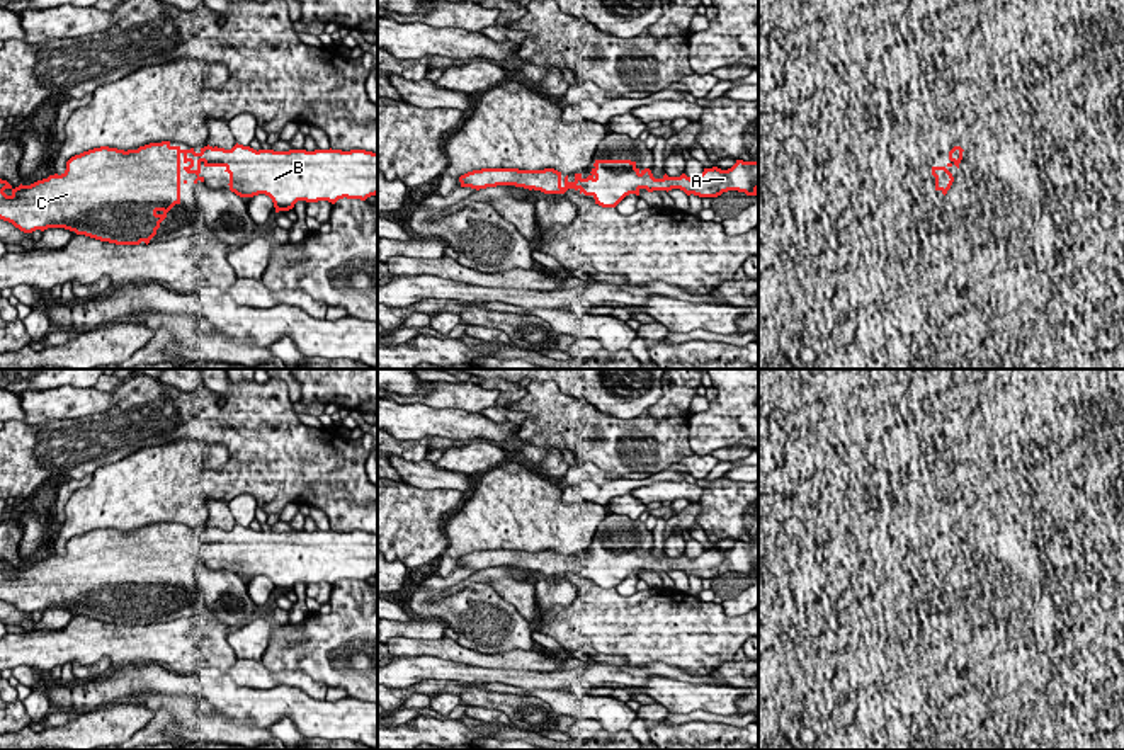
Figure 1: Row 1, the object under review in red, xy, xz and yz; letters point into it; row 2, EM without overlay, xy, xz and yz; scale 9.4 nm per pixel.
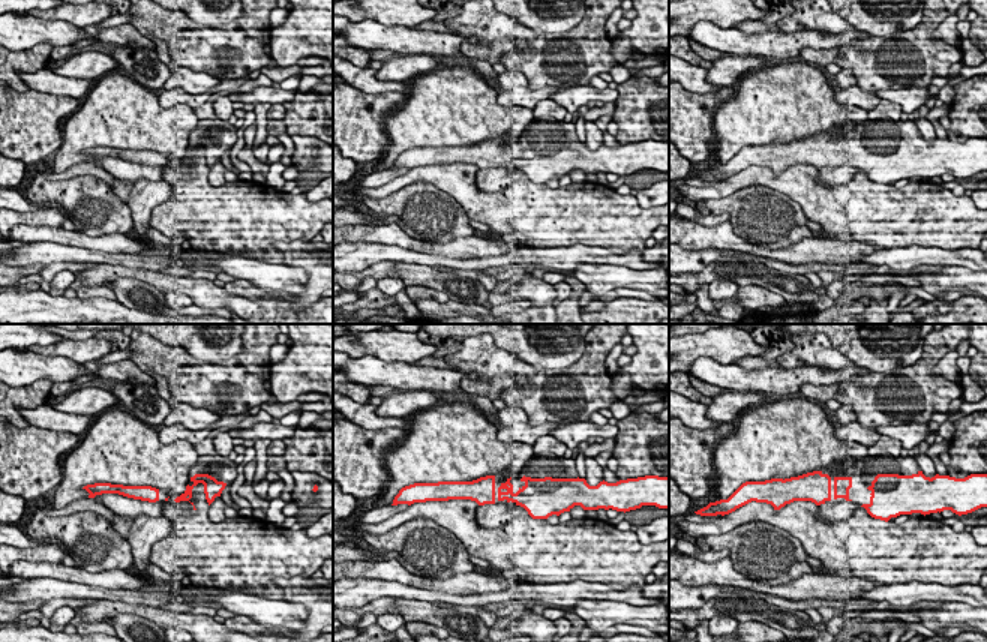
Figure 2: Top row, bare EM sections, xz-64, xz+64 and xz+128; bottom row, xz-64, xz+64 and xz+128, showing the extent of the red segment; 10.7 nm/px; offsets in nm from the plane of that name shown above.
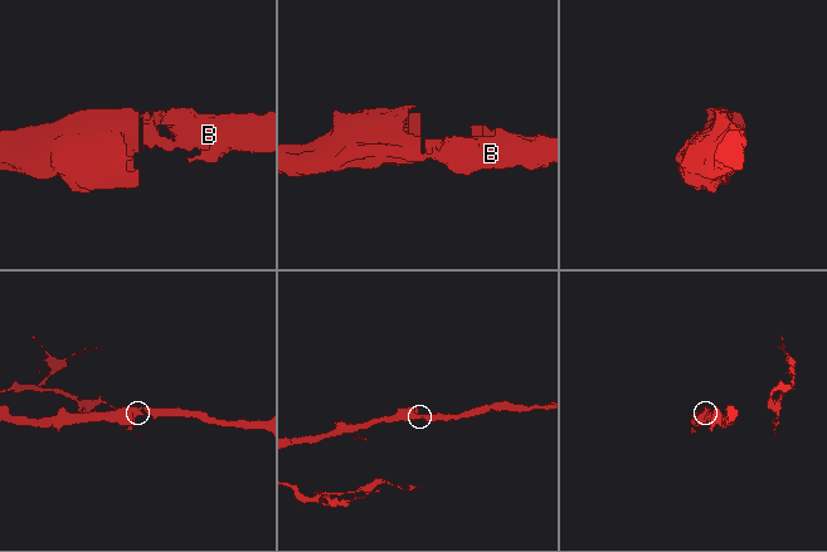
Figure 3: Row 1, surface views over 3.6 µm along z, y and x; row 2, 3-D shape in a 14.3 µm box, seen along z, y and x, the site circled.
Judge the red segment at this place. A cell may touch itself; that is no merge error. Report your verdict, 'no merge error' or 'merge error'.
no merge error

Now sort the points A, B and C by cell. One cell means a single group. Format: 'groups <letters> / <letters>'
groups A B C

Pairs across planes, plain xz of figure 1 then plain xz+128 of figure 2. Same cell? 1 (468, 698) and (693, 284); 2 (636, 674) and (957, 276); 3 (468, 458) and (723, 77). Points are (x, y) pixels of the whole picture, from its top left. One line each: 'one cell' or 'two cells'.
1: one cell
2: two cells
3: one cell

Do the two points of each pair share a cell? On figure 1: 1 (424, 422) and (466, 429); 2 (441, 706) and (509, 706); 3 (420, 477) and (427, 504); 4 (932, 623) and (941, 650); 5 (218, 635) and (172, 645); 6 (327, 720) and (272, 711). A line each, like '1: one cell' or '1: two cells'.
1: one cell
2: two cells
3: two cells
4: one cell
5: one cell
6: one cell

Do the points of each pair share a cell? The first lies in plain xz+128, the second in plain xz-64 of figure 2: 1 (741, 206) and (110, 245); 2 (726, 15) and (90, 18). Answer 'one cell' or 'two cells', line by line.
1: two cells
2: one cell

